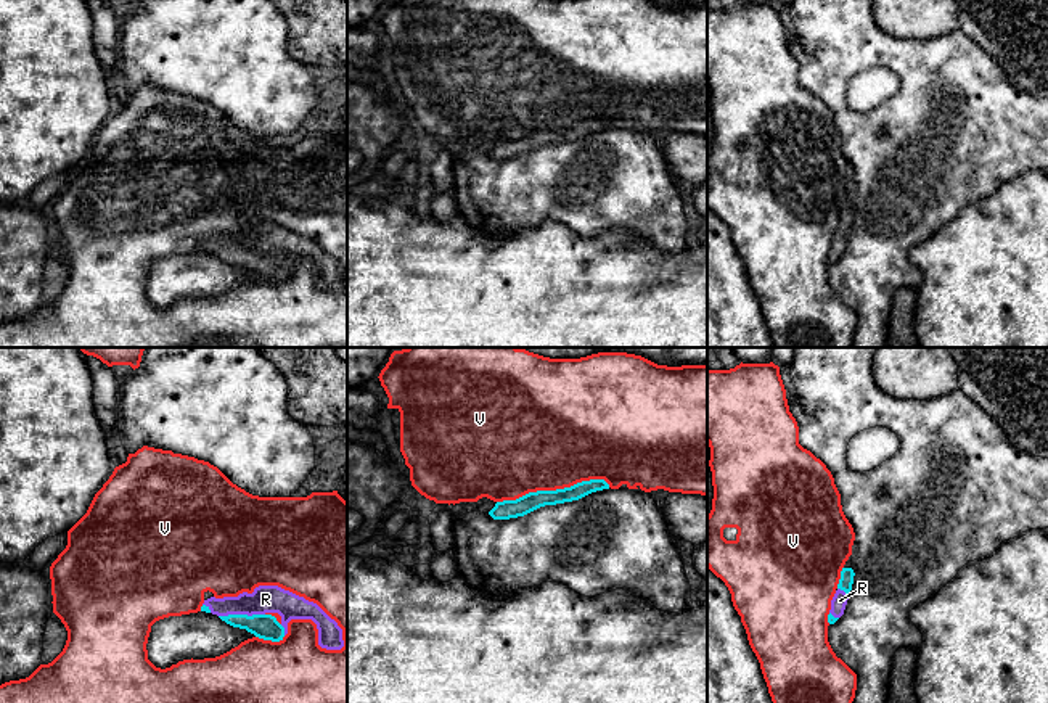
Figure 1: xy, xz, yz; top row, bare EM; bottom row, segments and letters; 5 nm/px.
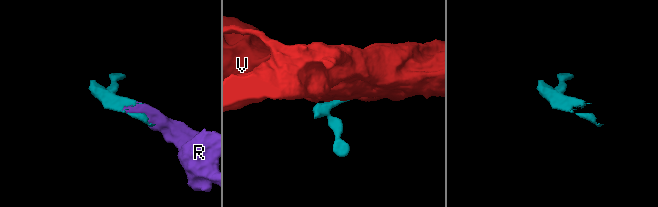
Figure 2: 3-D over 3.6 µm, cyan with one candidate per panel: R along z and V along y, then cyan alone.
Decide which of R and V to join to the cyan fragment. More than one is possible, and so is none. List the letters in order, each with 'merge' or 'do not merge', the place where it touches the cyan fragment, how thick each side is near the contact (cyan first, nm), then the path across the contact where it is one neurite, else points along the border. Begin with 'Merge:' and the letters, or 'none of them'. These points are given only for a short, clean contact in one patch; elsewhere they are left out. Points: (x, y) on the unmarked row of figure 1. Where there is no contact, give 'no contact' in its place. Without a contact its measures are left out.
Merge: R
R: merge; contact xy (241, 254); calibres 130 and 140 nm
V: do not merge; contact xz (553, 131); calibres 100 and 480 nm

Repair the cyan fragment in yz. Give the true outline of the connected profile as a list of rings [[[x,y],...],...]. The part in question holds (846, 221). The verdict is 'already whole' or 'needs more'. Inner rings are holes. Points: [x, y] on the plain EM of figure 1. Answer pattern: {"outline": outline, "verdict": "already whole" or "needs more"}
{"outline": [[[842,208],[837,230],[831,240],[831,249],[828,254],[829,264],[834,264],[844,254],[844,249],[852,230],[852,224],[854,224],[854,216],[855,212],[852,208]]], "verdict": "needs more"}

